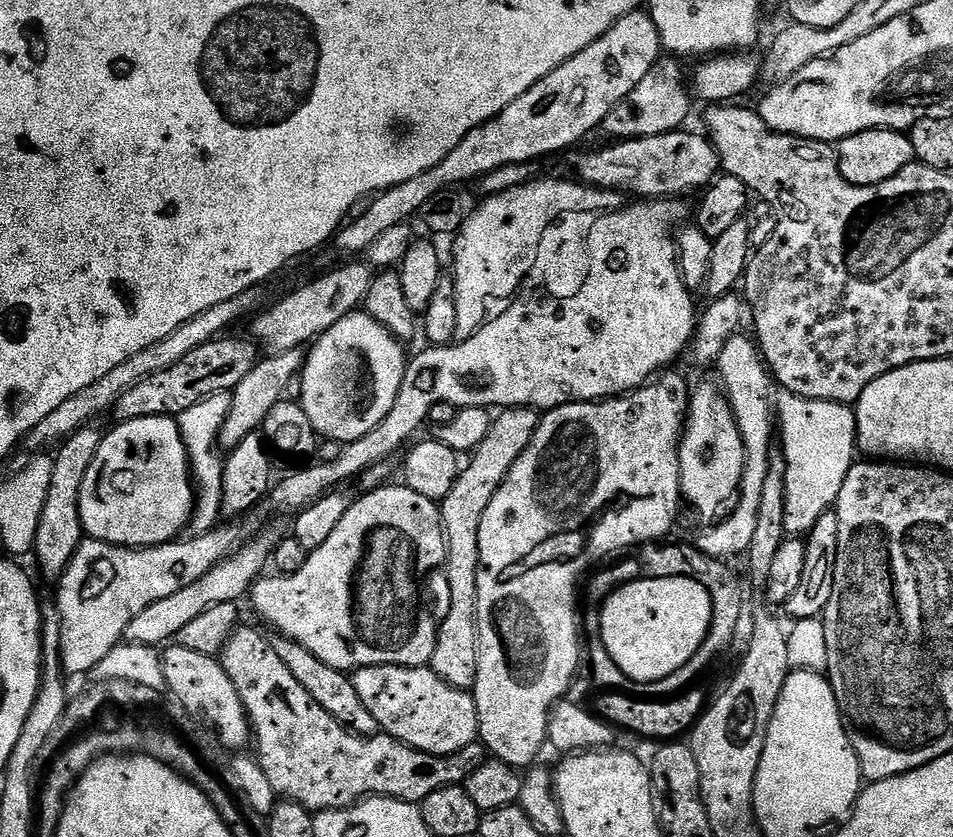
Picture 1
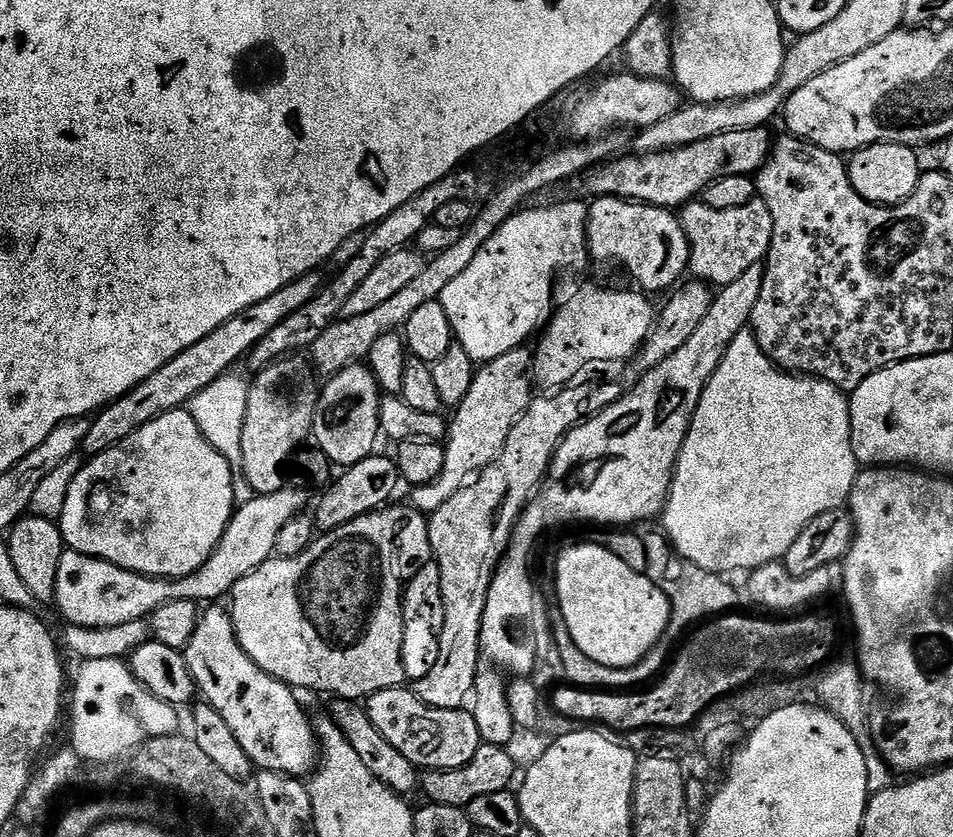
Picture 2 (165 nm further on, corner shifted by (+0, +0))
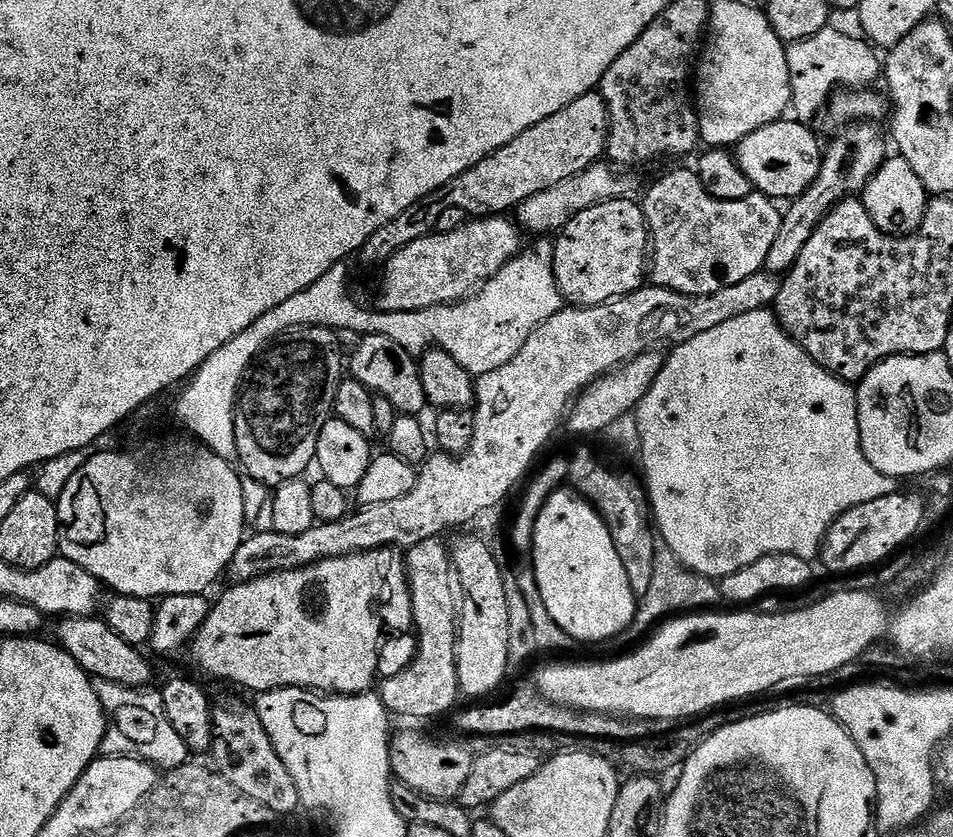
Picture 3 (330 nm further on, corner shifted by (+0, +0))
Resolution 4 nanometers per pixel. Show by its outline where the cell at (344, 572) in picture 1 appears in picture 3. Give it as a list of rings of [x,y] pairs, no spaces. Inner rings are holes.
[[[393,547],[351,552],[349,556],[326,558],[305,568],[271,572],[269,576],[233,585],[221,594],[217,604],[215,601],[209,607],[206,622],[192,637],[190,653],[202,671],[240,688],[249,688],[252,694],[276,688],[306,688],[337,696],[372,692],[378,680],[380,647],[386,636],[386,627],[376,624],[372,612],[404,612],[404,608],[412,608],[412,600],[404,600],[404,590],[408,587],[406,556]]]

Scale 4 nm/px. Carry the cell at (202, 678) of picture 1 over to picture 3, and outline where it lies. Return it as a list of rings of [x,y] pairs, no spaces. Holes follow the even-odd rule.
[[[65,616],[56,628],[55,643],[82,666],[82,670],[96,680],[109,680],[127,688],[147,689],[152,680],[152,664],[143,656],[141,649],[130,642],[122,642],[114,630],[102,618],[91,616]]]

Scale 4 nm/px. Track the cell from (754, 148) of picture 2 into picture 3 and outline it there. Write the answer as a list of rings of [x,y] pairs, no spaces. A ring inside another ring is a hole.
[[[781,118],[754,130],[742,143],[735,145],[734,155],[742,174],[750,178],[753,189],[773,201],[791,202],[801,196],[820,173],[822,144],[816,141],[807,123],[796,118]]]

